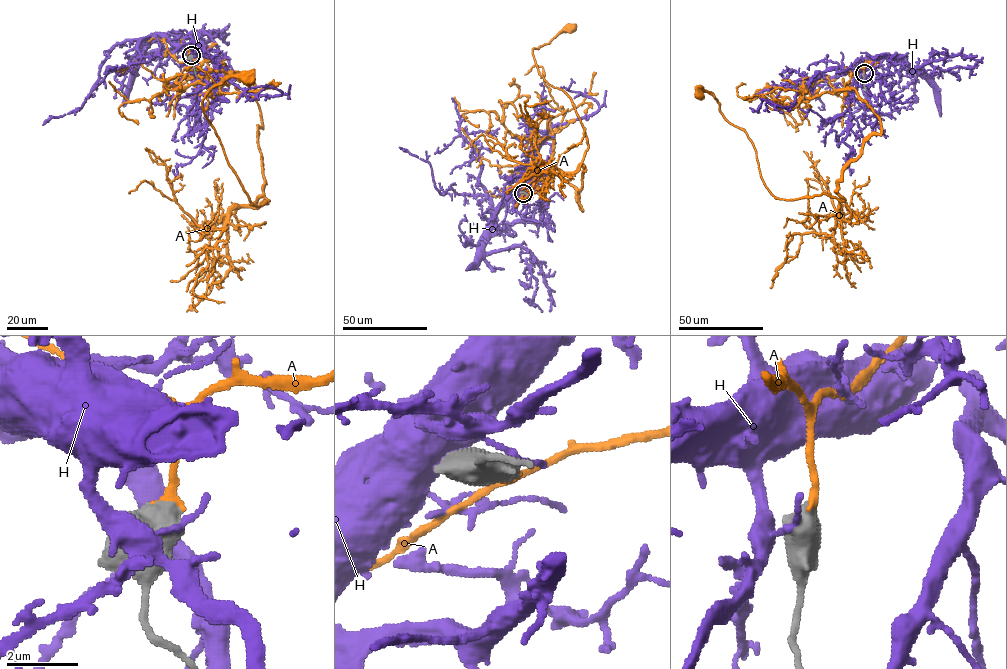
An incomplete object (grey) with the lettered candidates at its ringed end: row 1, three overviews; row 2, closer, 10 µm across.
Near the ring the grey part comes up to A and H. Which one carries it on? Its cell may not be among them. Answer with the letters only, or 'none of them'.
A

